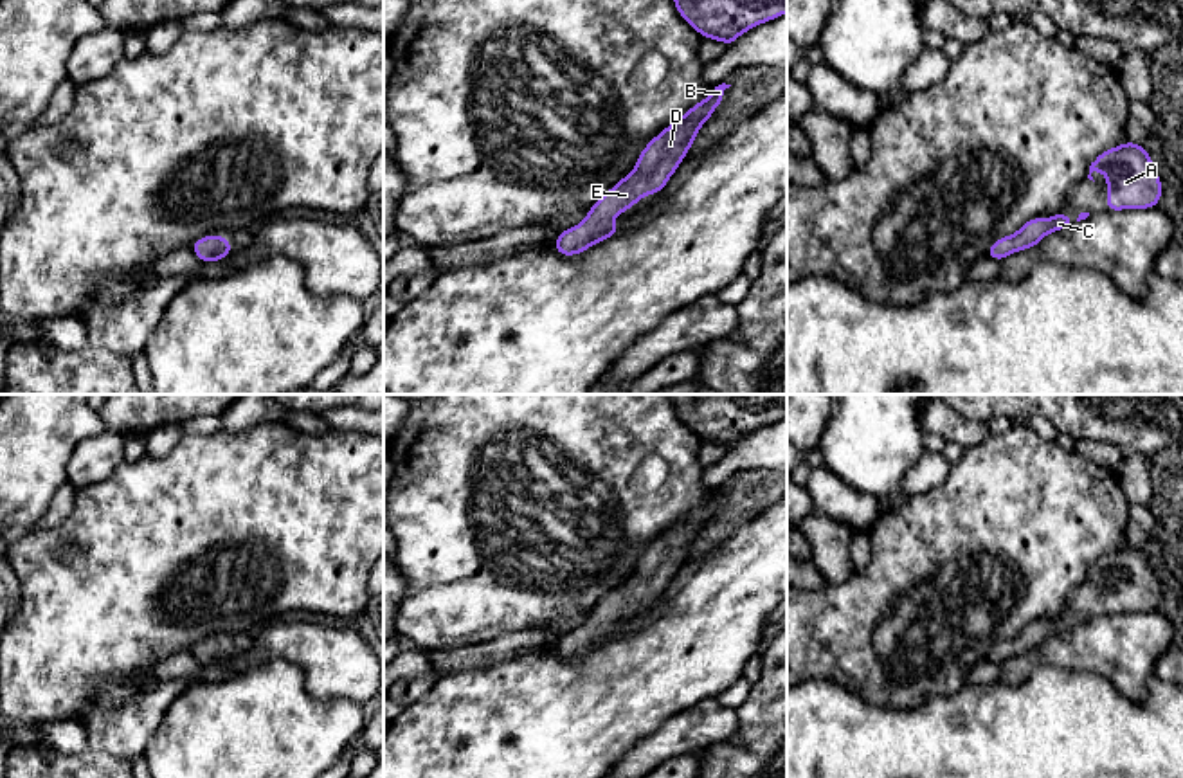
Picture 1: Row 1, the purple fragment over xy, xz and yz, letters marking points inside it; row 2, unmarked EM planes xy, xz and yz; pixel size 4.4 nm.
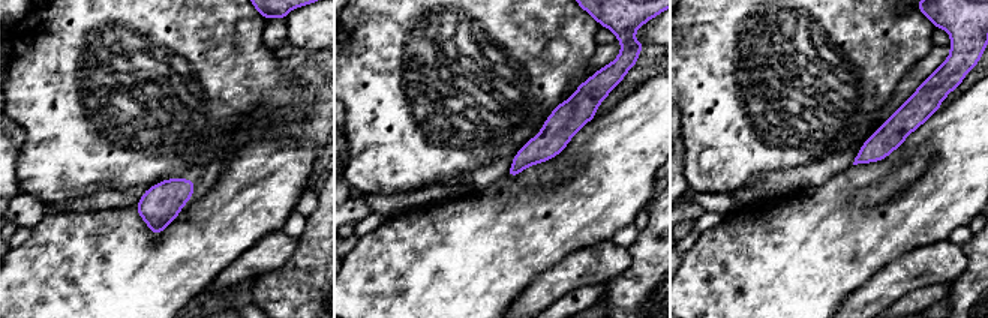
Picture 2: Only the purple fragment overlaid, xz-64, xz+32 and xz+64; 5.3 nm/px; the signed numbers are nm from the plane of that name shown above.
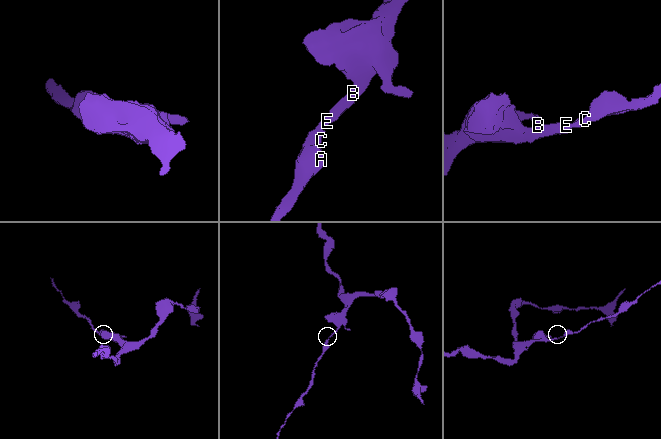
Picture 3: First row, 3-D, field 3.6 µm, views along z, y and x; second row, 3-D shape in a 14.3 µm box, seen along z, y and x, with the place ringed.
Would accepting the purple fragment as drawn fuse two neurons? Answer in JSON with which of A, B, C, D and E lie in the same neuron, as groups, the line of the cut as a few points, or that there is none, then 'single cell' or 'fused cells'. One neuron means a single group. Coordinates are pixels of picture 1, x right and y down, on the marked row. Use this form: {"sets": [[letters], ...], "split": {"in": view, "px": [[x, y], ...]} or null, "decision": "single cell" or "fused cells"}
{"sets": [["A", "B", "C", "D", "E"]], "split": null, "decision": "single cell"}

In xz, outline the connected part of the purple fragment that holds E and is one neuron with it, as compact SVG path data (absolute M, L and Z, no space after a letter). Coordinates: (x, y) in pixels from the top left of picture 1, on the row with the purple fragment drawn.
M718 85L711 94L691 106L677 121L655 135L639 153L636 167L610 187L587 213L585 220L558 234L555 250L562 256L576 256L589 247L621 232L612 220L634 207L645 194L657 194L675 173L690 151L700 126L724 101L724 90L731 85Z

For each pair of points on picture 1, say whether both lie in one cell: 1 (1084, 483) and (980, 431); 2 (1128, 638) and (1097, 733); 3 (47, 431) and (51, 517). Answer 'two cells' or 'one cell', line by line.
1: two cells
2: two cells
3: two cells

